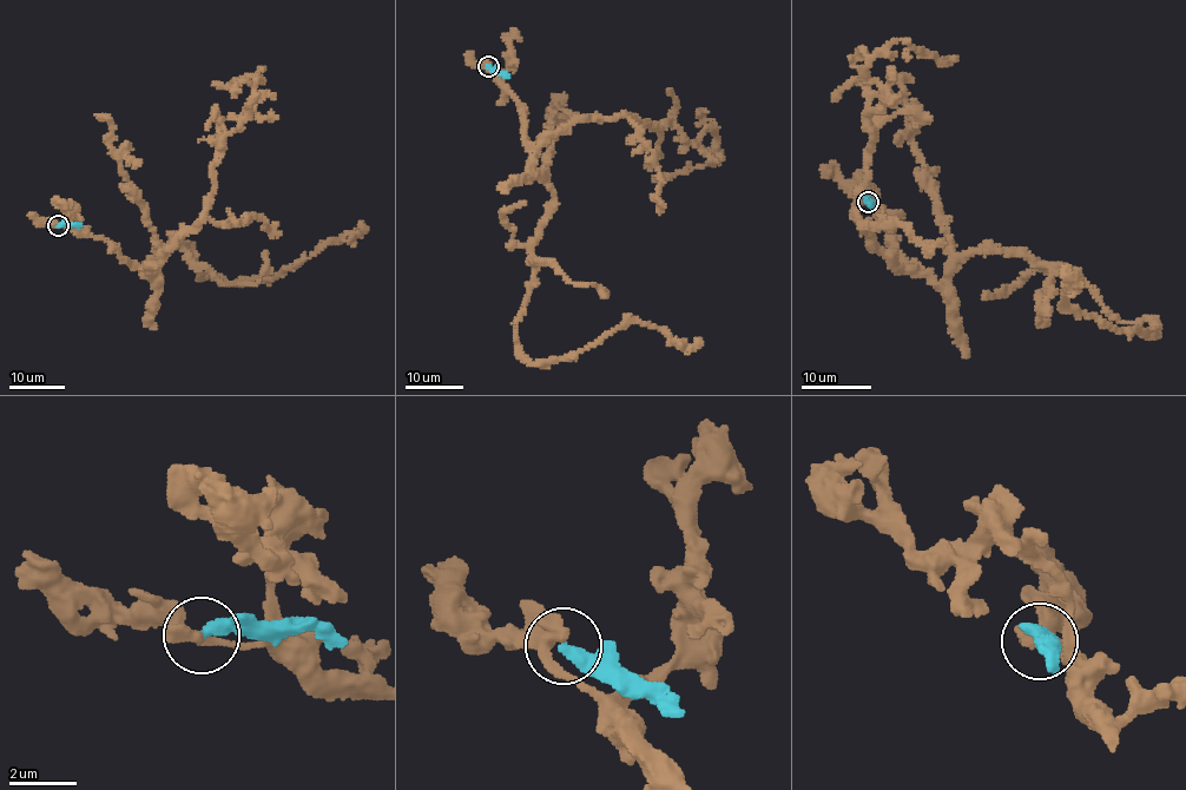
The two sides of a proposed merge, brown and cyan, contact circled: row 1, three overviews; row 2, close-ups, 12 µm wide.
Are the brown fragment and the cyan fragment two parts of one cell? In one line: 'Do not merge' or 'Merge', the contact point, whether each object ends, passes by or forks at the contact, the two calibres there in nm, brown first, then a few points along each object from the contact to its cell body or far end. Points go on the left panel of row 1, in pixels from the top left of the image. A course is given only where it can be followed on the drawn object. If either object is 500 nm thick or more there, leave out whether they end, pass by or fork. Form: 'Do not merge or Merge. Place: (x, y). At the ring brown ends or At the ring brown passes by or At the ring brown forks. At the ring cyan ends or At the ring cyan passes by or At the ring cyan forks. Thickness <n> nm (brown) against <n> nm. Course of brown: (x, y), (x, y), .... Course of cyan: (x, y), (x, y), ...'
Do not merge. Place: (58, 225). At the ring brown passes by. At the ring cyan ends. Thickness 360 nm (brown) against 360 nm. Course of brown: (59, 225), (153, 272), (176, 237), (199, 280), (246, 284), (360, 232), (358, 222). Course of cyan: (59, 225), (83, 226)

